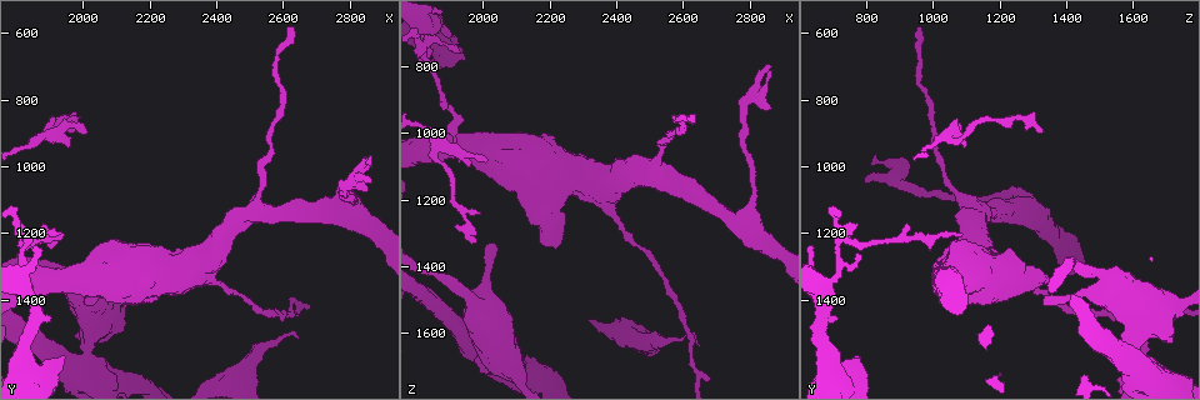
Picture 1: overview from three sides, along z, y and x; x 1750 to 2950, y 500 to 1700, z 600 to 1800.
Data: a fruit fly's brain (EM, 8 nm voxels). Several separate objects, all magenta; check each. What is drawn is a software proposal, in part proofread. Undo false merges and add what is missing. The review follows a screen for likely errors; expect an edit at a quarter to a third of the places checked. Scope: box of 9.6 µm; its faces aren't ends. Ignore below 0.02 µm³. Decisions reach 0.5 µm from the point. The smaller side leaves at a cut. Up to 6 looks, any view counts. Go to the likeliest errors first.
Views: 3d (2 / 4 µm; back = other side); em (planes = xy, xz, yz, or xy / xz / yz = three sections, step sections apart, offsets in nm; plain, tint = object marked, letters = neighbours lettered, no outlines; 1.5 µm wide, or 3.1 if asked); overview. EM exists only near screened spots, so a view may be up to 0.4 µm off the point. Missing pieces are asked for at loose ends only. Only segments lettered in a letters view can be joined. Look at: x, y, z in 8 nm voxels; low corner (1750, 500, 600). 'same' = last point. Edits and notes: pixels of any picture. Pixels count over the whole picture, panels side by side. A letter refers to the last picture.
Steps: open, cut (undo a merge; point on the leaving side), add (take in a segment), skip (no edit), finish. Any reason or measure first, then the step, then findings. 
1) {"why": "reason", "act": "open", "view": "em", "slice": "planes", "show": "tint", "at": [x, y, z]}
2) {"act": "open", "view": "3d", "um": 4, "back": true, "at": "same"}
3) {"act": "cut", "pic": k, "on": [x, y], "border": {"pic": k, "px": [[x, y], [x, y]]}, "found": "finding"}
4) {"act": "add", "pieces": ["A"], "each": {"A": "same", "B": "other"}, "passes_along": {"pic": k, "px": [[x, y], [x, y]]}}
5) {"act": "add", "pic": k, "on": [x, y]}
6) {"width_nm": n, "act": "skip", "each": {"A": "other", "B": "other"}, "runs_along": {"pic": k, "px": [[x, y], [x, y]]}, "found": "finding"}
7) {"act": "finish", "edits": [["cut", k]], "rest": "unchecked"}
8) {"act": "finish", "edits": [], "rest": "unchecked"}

{"why": "an open end", "act": "open", "view": "3d", "um": 4, "at": [1970, 890, 1320]}

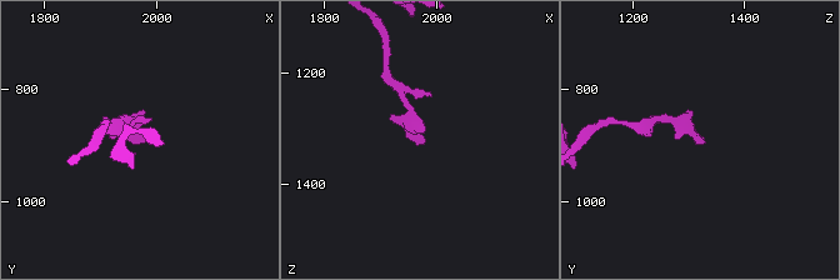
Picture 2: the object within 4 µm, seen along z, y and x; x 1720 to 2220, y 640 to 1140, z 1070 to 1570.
{"act": "open", "view": "em", "slice": "yz", "step": 4, "show": "letters", "at": [1975, 895, 1325]}

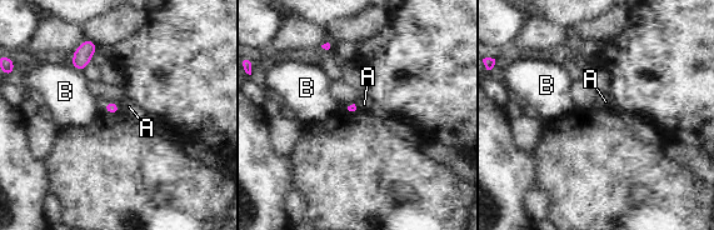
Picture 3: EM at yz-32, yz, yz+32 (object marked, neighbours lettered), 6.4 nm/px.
{"act": "skip", "each": {"A": "other", "B": "other"}, "found": "no lettered segment goes on from it"}

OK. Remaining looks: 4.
{"why": "sharp bend", "act": "open", "view": "3d", "um": 4, "at": [1830, 1220, 730]}

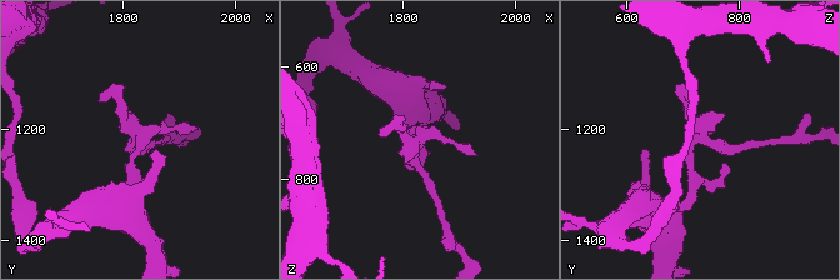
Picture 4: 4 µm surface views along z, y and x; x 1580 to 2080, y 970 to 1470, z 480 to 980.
{"act": "open", "view": "em", "slice": "yz", "step": 4, "show": "letters", "at": [1830, 1220, 730]}

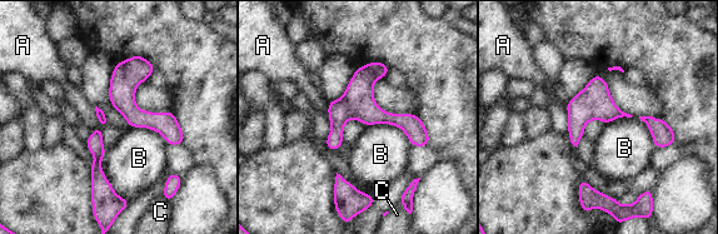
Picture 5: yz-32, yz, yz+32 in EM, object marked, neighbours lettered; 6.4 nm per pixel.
{"width_nm": 180, "act": "skip", "each": {"A": "other", "B": "other", "C": "other"}, "runs_along": {"pic": 5, "px": [[330, 104], [403, 120], [425, 142]]}, "found": "all the same cell"}

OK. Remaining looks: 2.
{"why": "free end", "act": "open", "view": "3d", "um": 2, "back": true, "at": [2850, 1050, 790]}

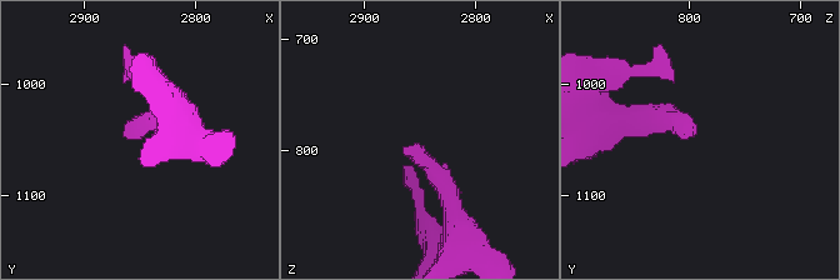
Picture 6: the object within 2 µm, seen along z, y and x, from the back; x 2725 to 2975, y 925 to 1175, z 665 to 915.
{"why": "need the tissue", "act": "open", "view": "em", "slice": "planes", "show": "letters", "at": [2860, 1048, 796]}

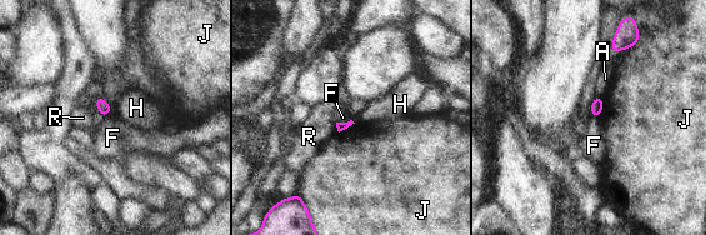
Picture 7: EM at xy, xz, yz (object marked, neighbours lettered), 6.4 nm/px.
{"act": "skip", "each": {"A": "other", "F": "other", "H": "other", "J": "other", "R": "other"}, "border": {"pic": 7, "px": [[336, 121], [352, 120], [355, 123]]}, "found": "no lettered segment goes on from it"}

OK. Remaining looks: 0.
{"act": "finish", "edits": [], "rest": "unchecked"}

